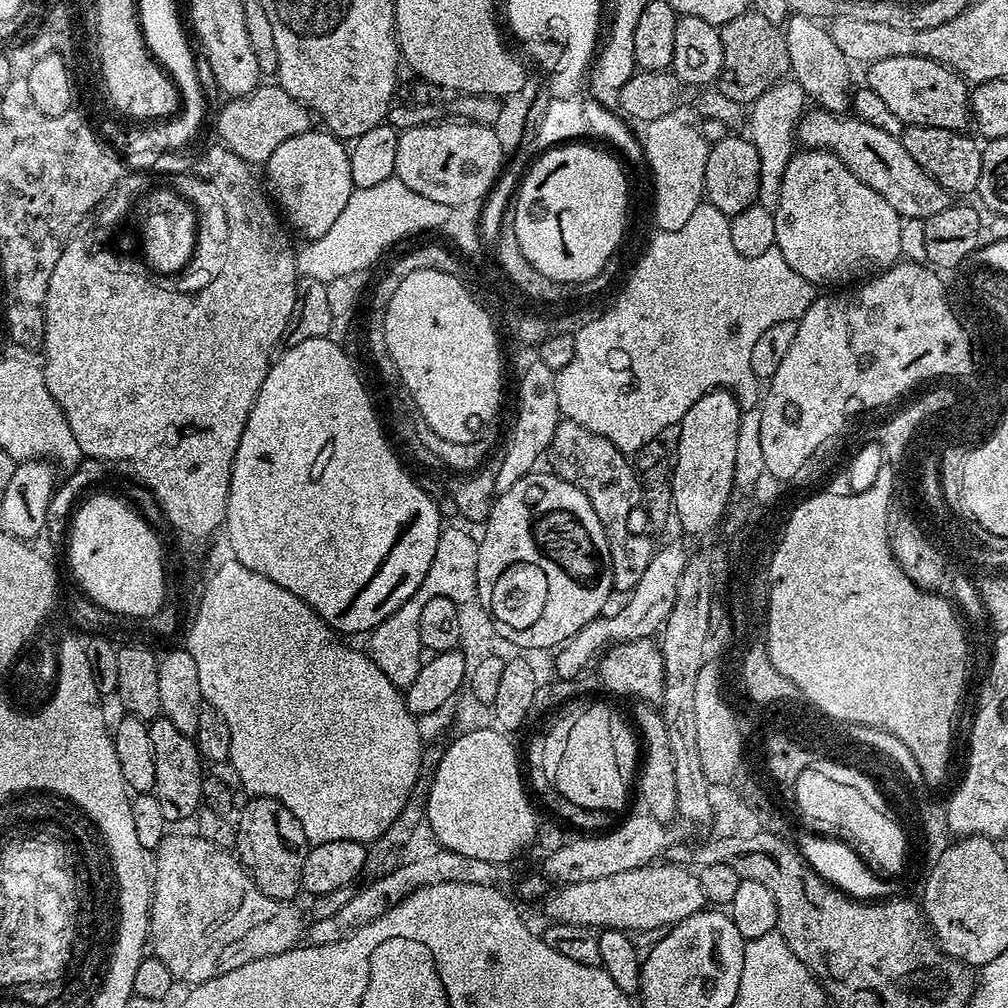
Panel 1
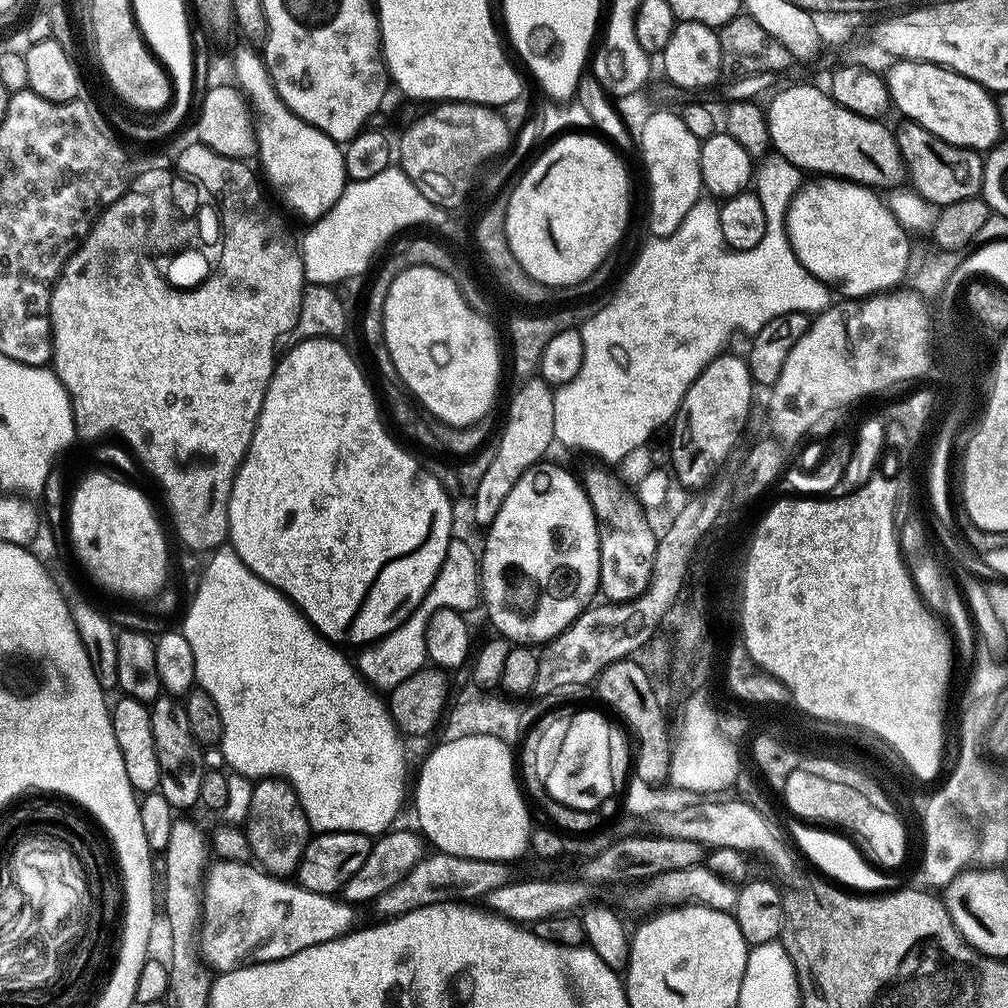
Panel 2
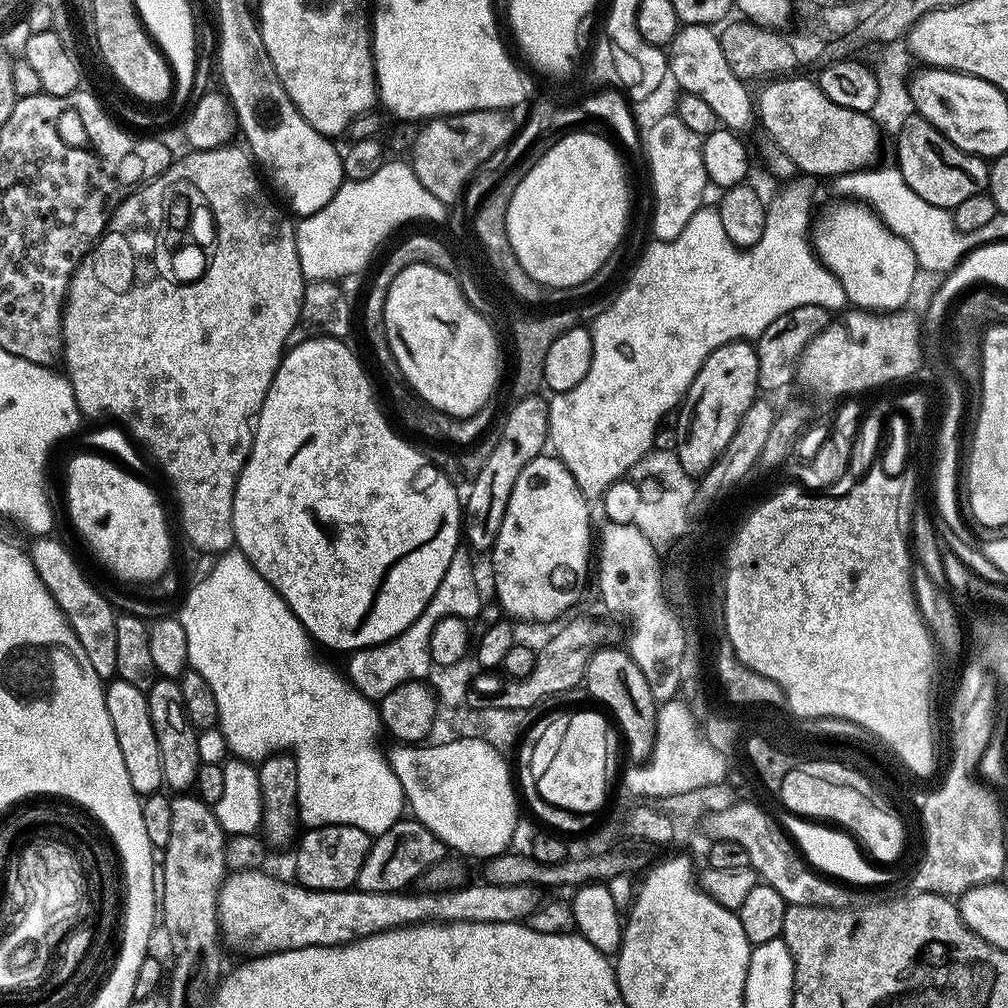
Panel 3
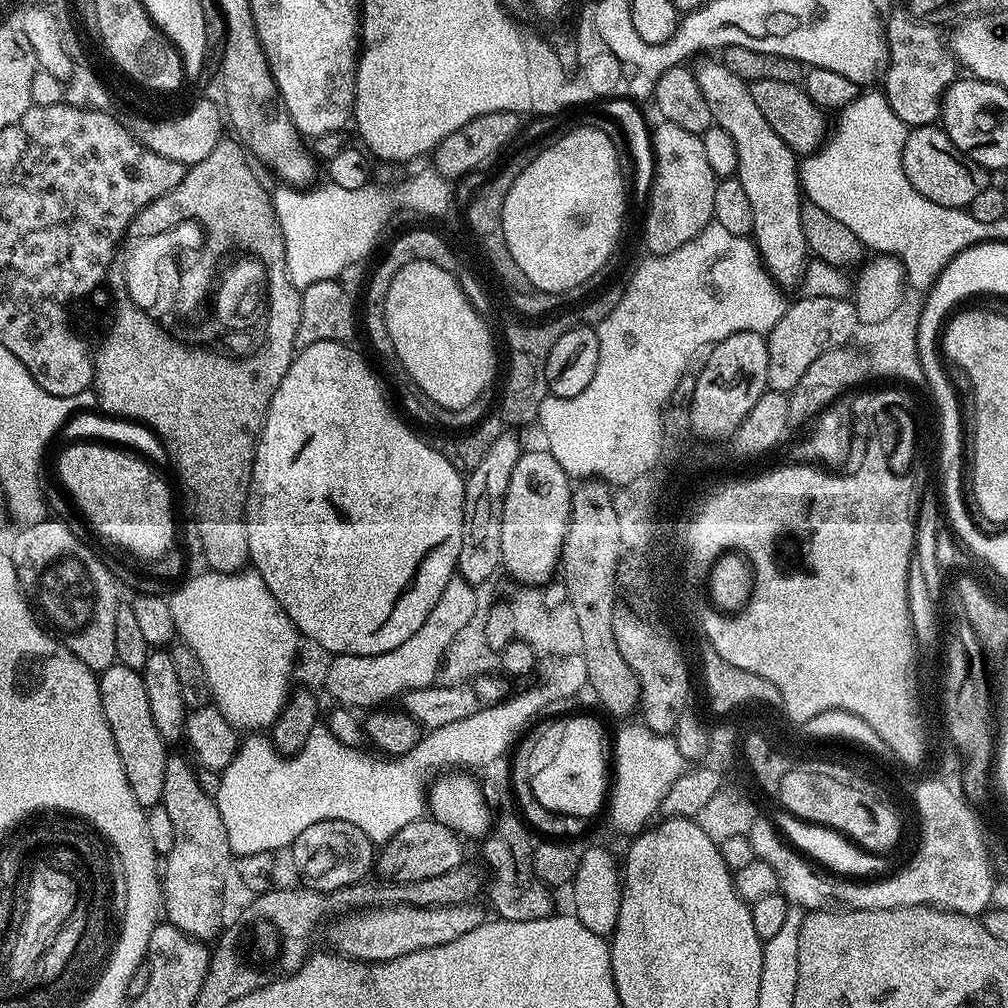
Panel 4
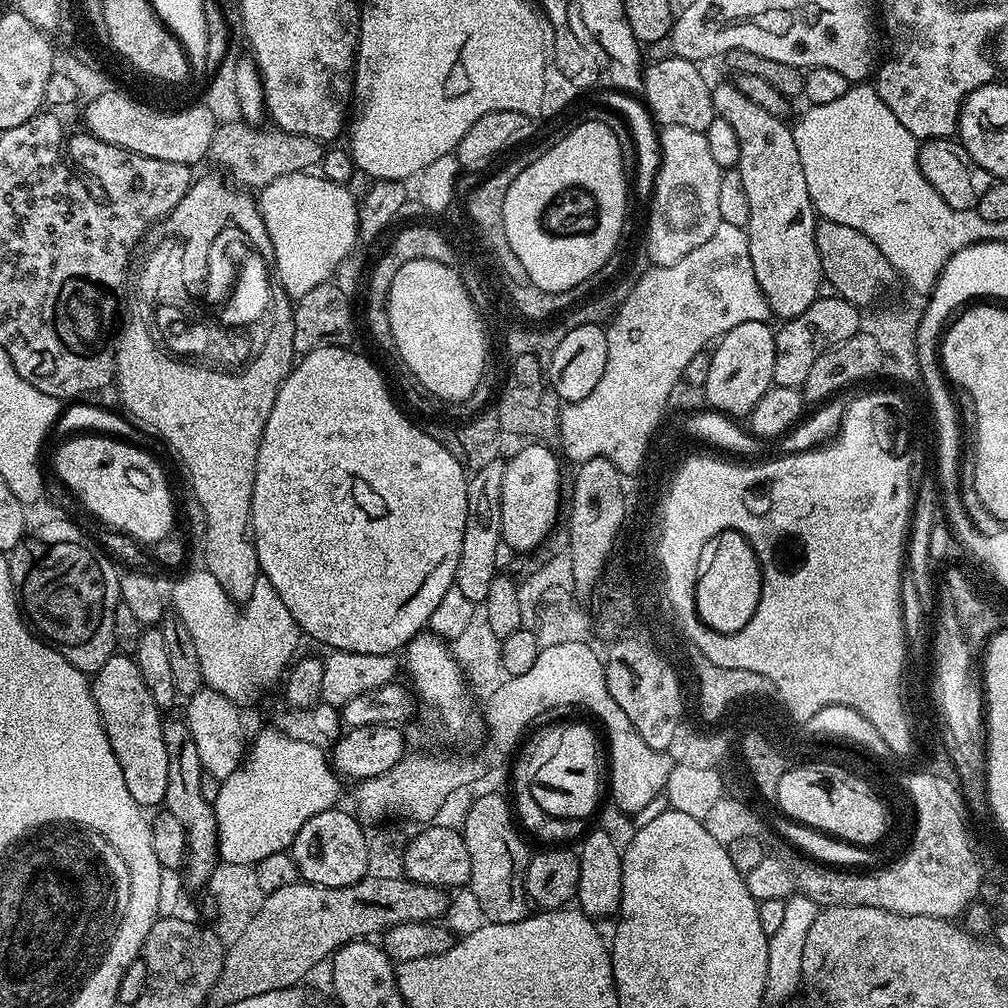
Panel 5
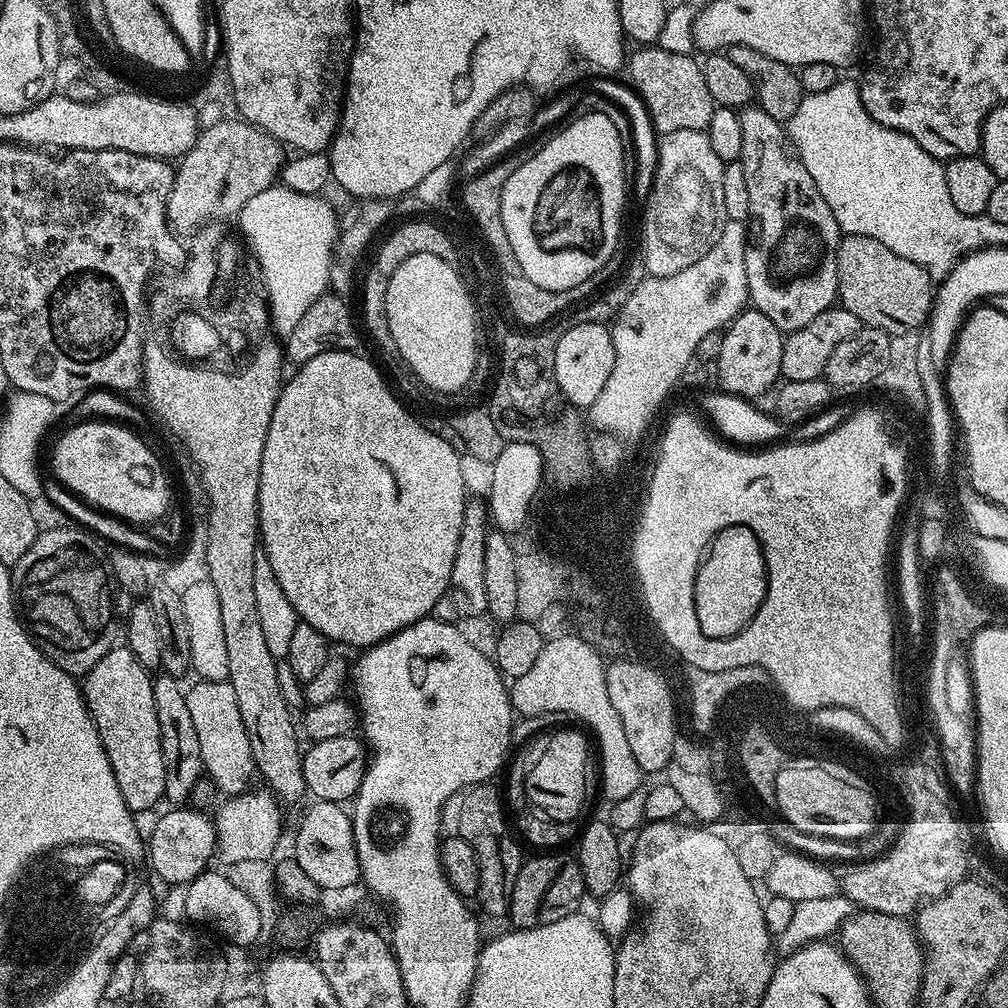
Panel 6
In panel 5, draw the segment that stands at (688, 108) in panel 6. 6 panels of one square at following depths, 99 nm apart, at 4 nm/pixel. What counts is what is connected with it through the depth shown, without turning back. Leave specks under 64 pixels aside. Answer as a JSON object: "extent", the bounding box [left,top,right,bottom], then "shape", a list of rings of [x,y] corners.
{"extent":[642,54,718,133],"shape":[[[670,54],[661,60],[652,60],[645,67],[642,100],[657,125],[686,126],[704,133],[710,122],[718,119],[712,101],[713,85],[700,73],[701,65],[695,60]]]}

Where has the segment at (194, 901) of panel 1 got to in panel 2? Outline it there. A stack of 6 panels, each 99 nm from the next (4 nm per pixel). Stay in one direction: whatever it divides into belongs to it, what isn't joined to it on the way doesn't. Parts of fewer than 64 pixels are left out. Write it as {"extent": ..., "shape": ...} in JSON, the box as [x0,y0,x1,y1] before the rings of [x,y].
{"extent":[198,859,353,973],"shape":[[[217,859],[215,863],[207,869],[202,880],[198,952],[209,969],[217,973],[229,972],[253,962],[261,964],[267,960],[281,960],[290,954],[298,954],[298,950],[303,948],[335,940],[337,936],[345,935],[353,927],[353,905],[343,899],[336,900],[332,896],[308,892],[291,879],[268,875],[252,862],[239,864]]]}

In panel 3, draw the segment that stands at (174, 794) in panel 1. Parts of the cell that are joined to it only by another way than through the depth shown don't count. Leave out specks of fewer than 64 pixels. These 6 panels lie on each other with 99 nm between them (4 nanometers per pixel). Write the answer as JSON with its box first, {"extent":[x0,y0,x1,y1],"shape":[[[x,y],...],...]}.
{"extent":[146,678,200,794],"shape":[[[157,678],[146,693],[150,706],[150,722],[154,722],[154,735],[158,737],[158,750],[162,754],[162,778],[176,794],[184,794],[195,785],[200,769],[198,732],[192,727],[182,702],[179,679]]]}

